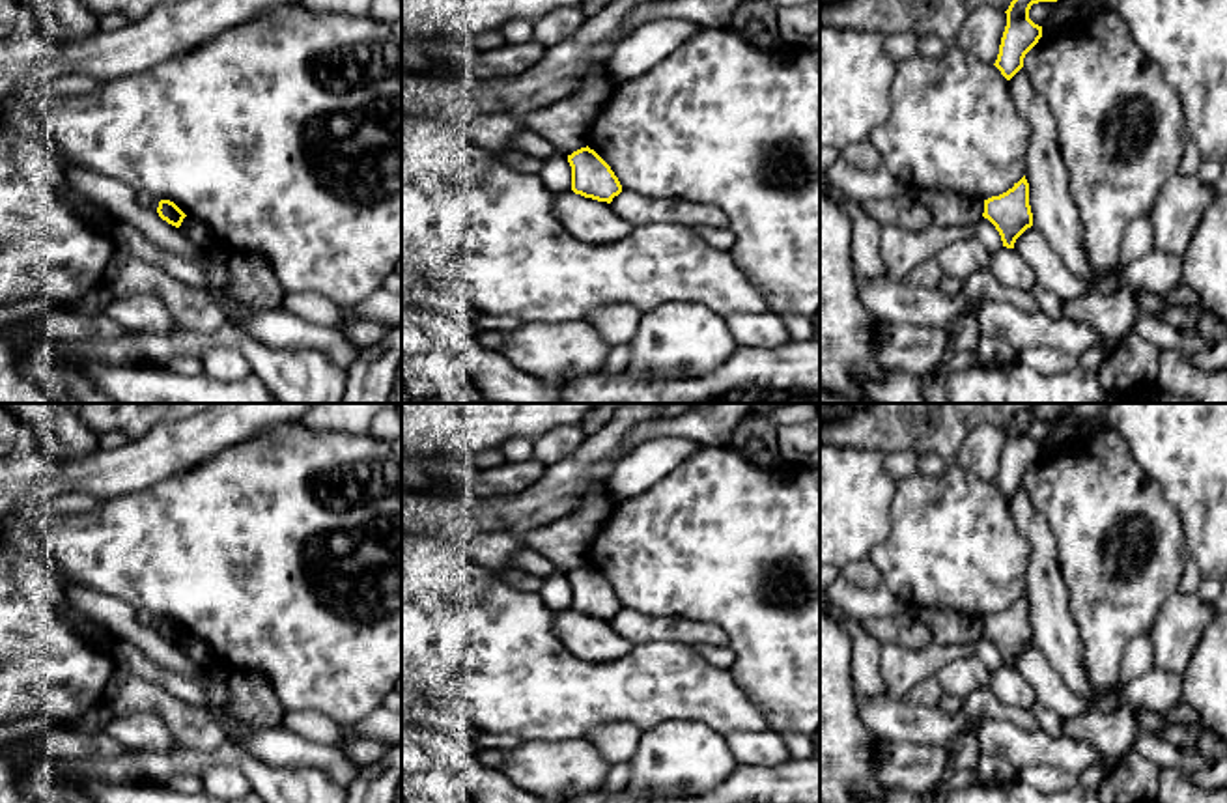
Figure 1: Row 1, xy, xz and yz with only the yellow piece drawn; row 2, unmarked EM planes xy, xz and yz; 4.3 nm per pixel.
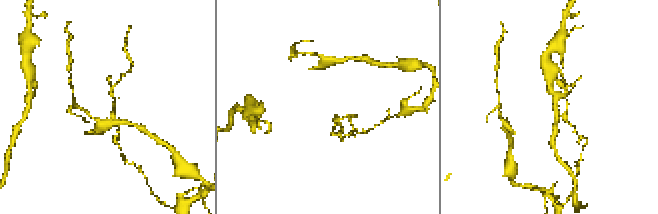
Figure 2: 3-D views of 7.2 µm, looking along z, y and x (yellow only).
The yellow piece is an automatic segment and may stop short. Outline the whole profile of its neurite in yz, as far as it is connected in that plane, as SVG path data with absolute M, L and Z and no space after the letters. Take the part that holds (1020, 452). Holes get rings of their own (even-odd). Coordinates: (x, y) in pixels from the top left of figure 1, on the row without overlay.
M1035 403L1029 411L1018 413L1007 431L1007 444L1001 456L995 486L1010 499L1022 486L1025 472L1042 456L1042 444L1029 437L1029 428L1038 420L1057 420L1078 403Z

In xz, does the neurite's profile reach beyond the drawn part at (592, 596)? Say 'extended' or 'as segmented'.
as segmented

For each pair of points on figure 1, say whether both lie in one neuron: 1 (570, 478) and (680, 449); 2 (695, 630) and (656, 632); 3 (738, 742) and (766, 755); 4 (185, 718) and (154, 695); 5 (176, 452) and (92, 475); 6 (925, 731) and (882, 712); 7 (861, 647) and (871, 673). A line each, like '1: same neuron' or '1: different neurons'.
1: different neurons
2: same neuron
3: same neuron
4: same neuron
5: same neuron
6: same neuron
7: same neuron

